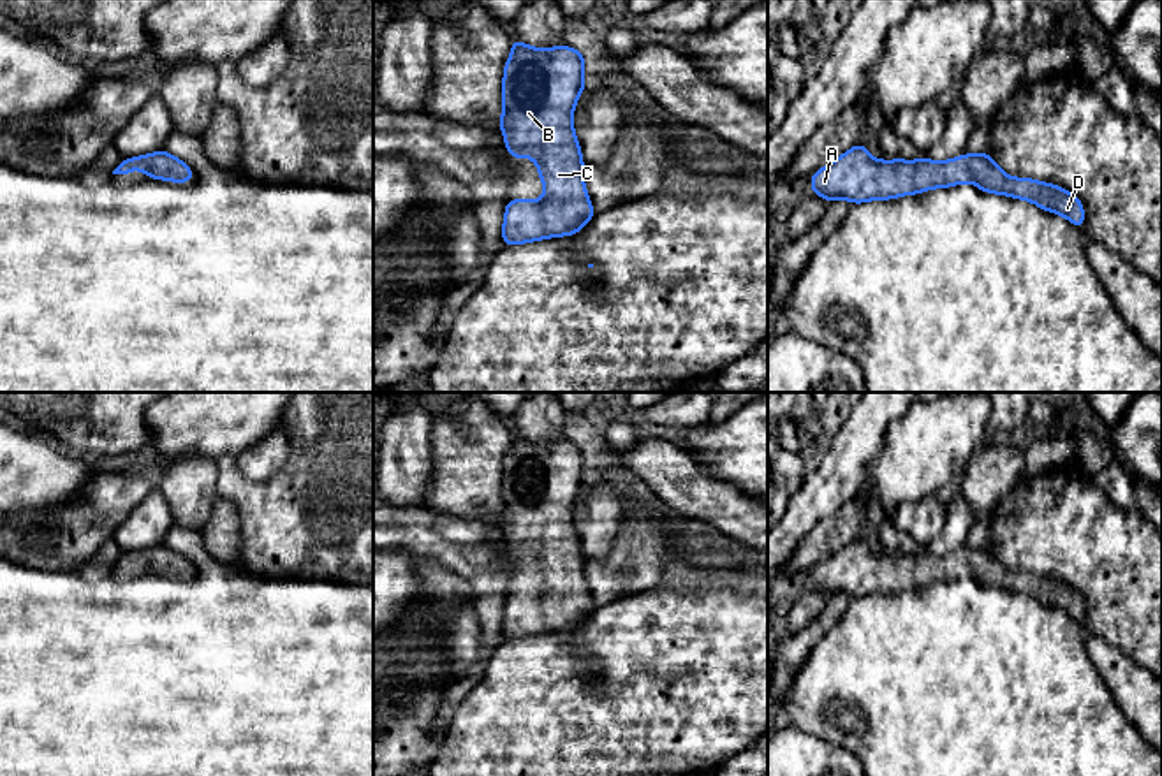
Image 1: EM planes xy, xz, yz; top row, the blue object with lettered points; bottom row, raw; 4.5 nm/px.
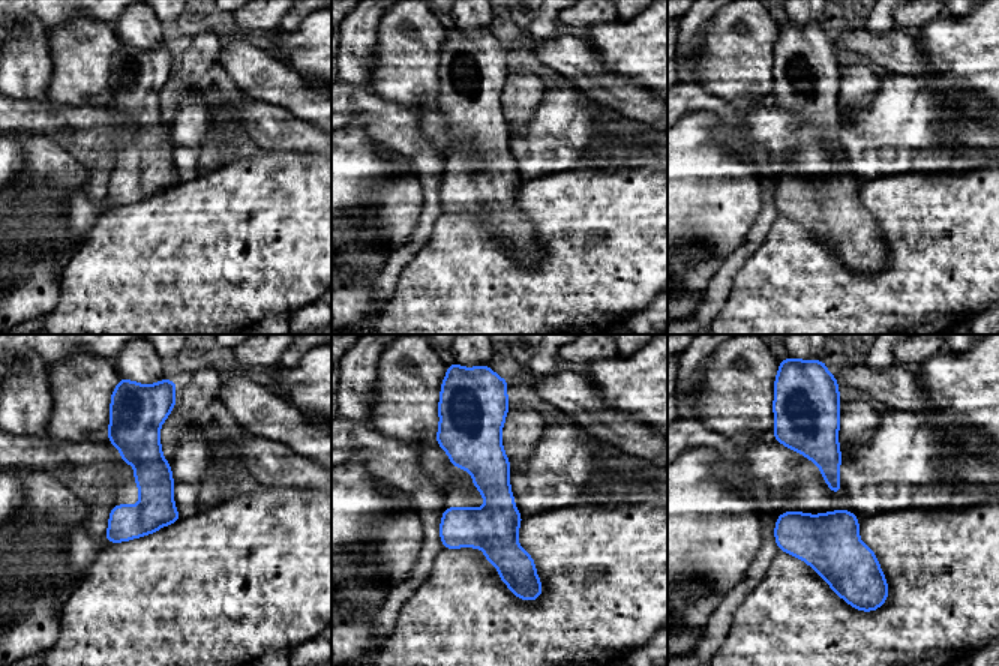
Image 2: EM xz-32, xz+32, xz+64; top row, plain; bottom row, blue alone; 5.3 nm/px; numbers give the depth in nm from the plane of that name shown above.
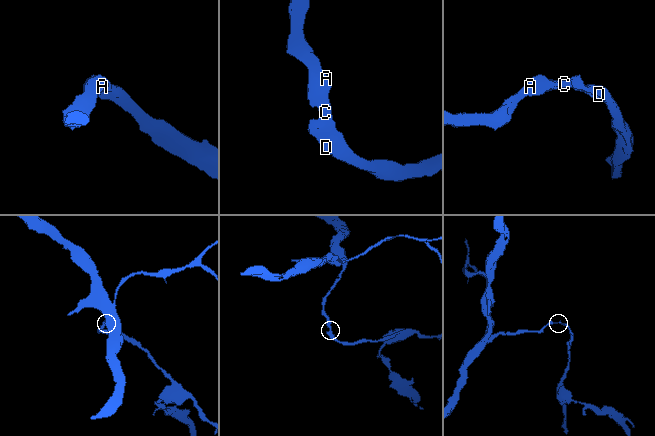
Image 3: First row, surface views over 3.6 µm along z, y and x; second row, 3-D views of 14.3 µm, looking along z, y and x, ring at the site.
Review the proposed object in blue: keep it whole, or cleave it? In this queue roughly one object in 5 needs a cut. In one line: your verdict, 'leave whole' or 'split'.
leave whole

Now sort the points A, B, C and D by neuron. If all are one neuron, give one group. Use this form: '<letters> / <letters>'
A B C D

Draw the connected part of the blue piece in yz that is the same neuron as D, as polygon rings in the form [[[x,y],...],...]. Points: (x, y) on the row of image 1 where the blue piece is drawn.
[[[859,143],[813,172],[810,187],[826,202],[847,199],[852,204],[861,204],[967,181],[986,194],[1030,201],[1044,211],[1065,216],[1077,229],[1085,229],[1083,202],[1072,192],[1032,178],[1011,178],[988,151],[965,153],[944,162],[926,157],[919,160],[875,160]]]

